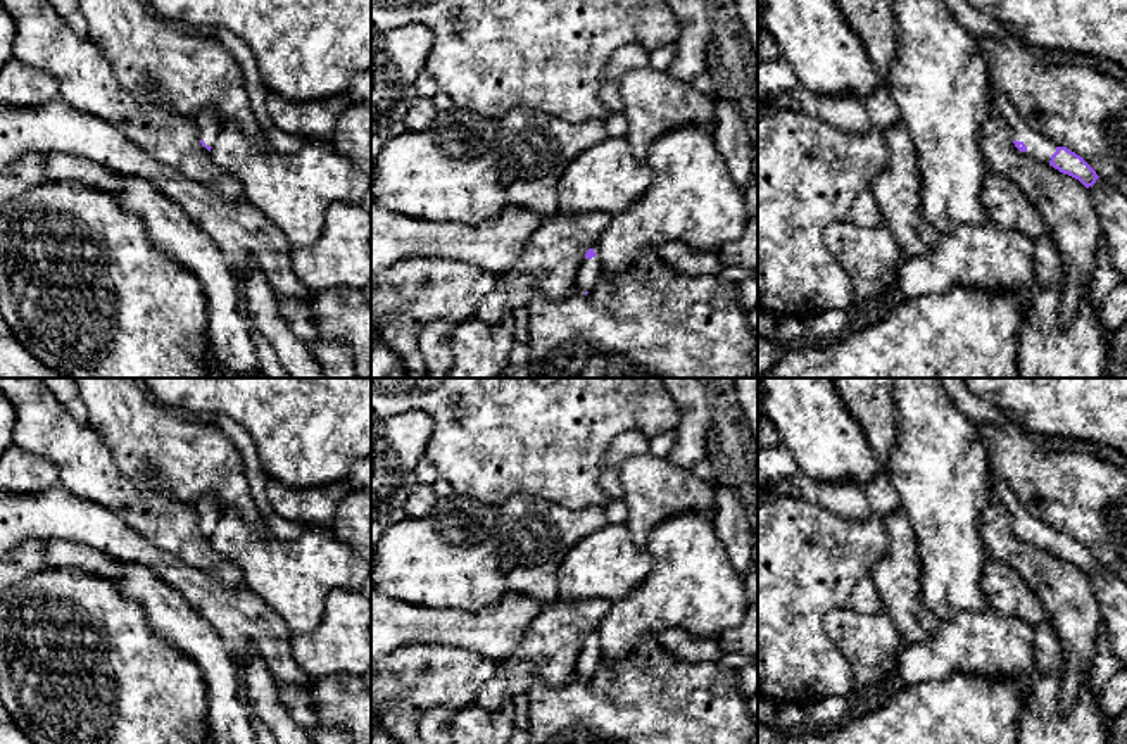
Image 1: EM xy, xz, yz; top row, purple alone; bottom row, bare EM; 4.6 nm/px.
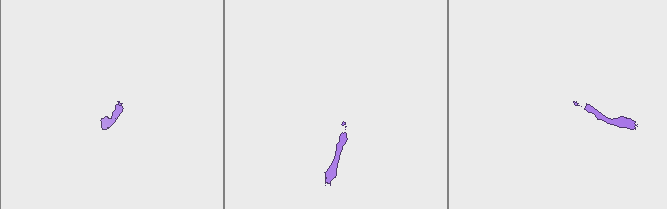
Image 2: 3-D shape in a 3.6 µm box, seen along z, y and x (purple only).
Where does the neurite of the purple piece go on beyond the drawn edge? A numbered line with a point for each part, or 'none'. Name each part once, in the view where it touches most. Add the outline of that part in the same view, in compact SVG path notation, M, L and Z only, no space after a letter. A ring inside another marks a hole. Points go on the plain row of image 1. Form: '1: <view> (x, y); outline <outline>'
1: yz (1000, 494); outline M991 475L989 482L987 504L1004 509L1010 514L1011 525L1025 530L1029 542L1049 551L1051 542L1056 539L1058 532L1029 514L1008 483L994 475Z

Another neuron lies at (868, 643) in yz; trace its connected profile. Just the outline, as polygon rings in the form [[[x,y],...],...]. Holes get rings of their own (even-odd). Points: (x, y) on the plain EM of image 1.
[[[835,608],[825,615],[823,627],[851,668],[853,685],[847,696],[859,687],[878,684],[885,677],[896,678],[897,630],[896,623],[885,613],[863,615],[849,608]]]

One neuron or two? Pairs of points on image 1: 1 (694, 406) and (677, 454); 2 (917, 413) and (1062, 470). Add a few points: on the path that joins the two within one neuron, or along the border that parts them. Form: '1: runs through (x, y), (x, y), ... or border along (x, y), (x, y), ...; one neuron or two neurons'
1: runs through (694, 418), (689, 442); one neuron
2: border along (974, 425), (991, 473); two neurons

